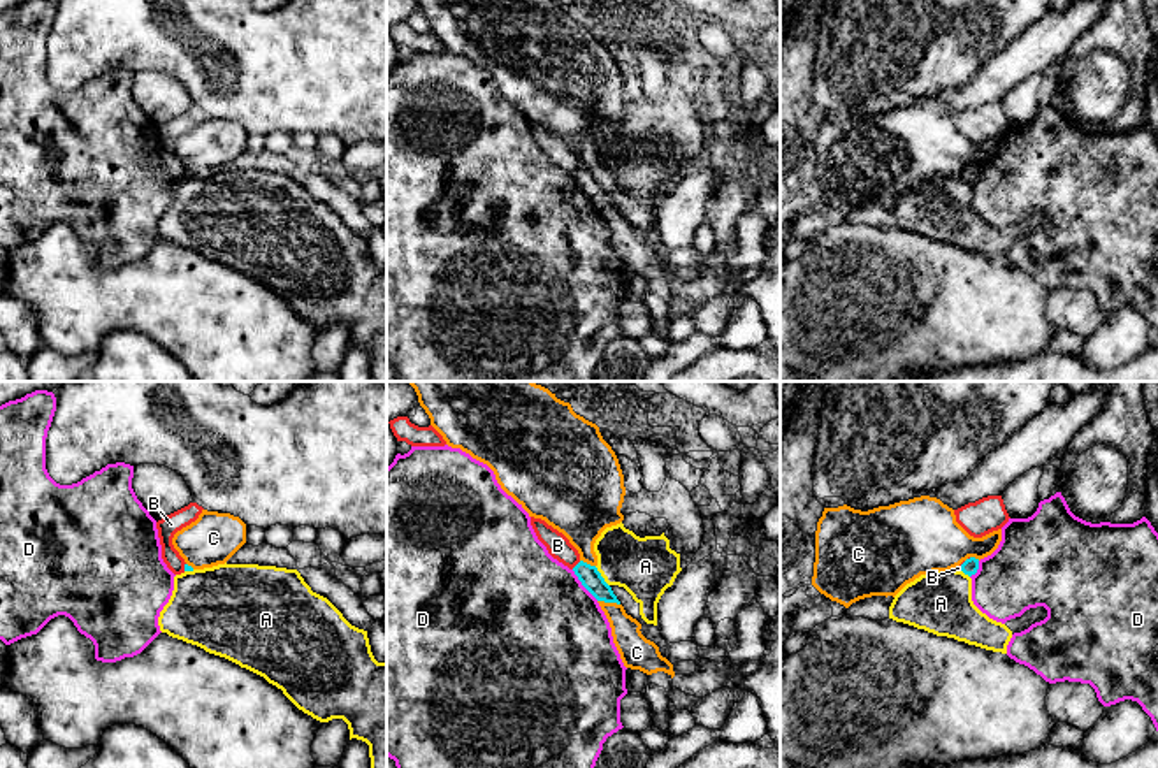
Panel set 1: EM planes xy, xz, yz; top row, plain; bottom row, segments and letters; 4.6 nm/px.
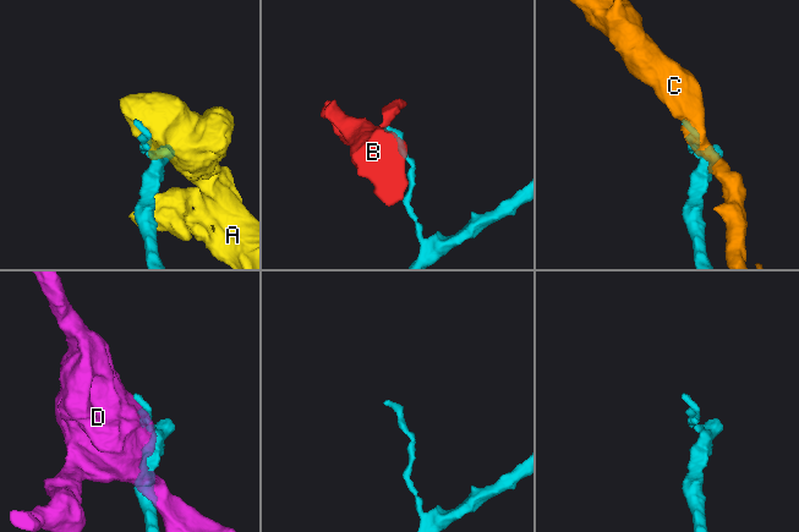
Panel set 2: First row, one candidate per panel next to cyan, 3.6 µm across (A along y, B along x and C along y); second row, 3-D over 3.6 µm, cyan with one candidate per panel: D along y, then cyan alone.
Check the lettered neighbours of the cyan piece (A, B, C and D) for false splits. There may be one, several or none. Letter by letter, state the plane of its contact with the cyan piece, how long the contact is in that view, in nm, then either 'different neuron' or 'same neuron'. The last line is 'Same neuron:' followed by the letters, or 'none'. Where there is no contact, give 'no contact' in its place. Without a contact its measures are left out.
A: xz | 120 nm | different neuron
B: xz | 60 nm | different neuron
C: xz | 110 nm | different neuron
D: xz | 190 nm | different neuron
Same neuron: none

